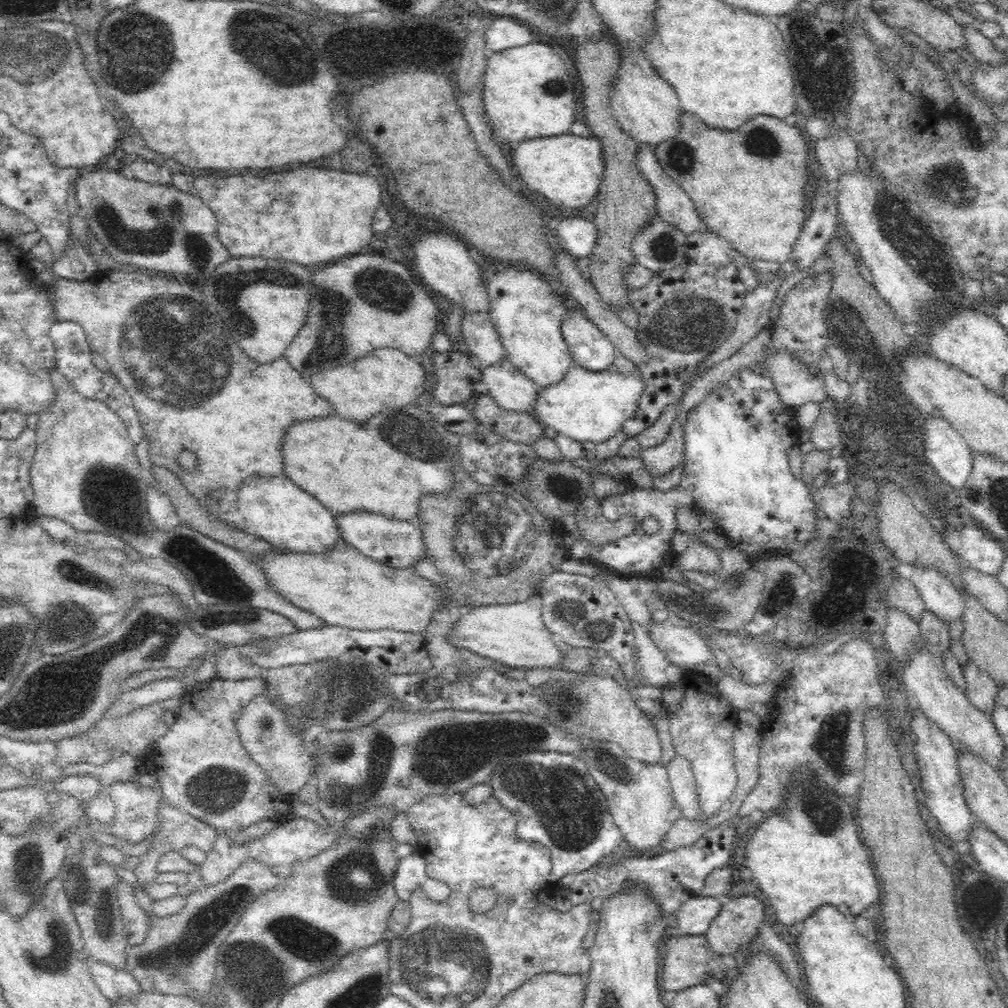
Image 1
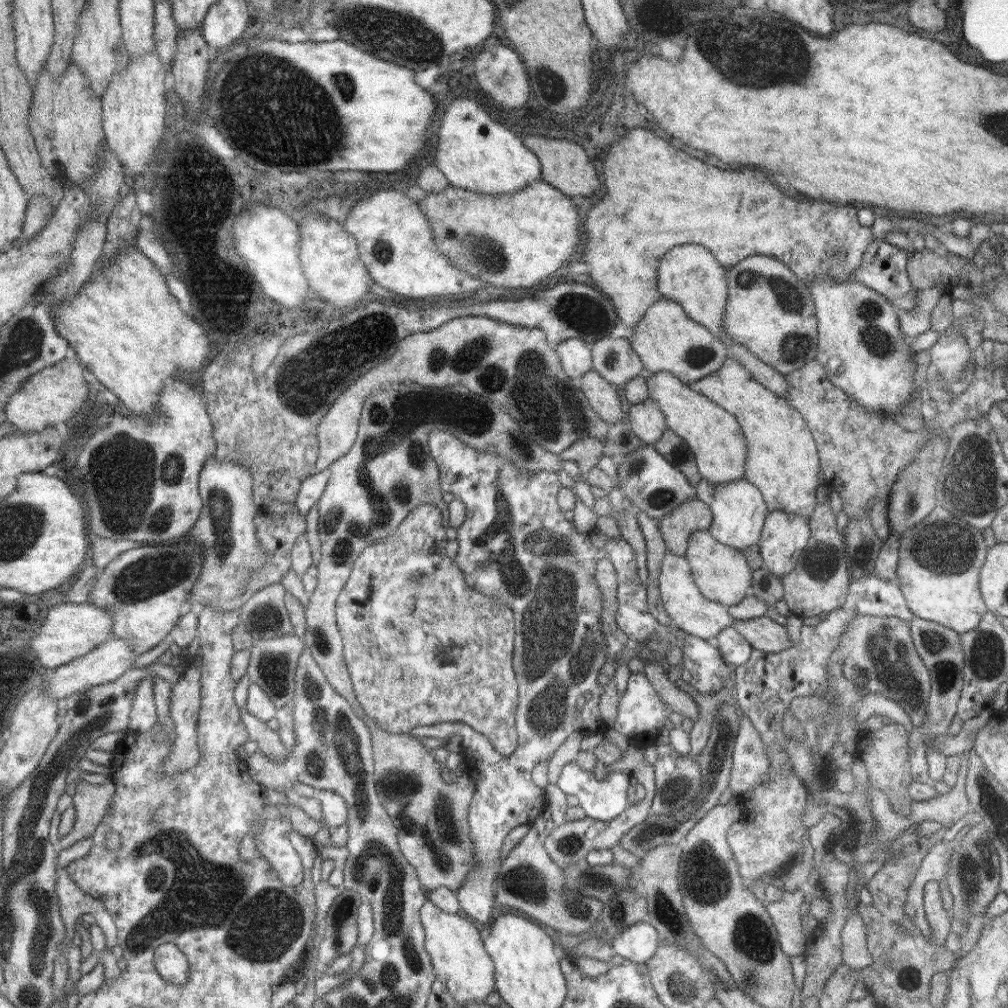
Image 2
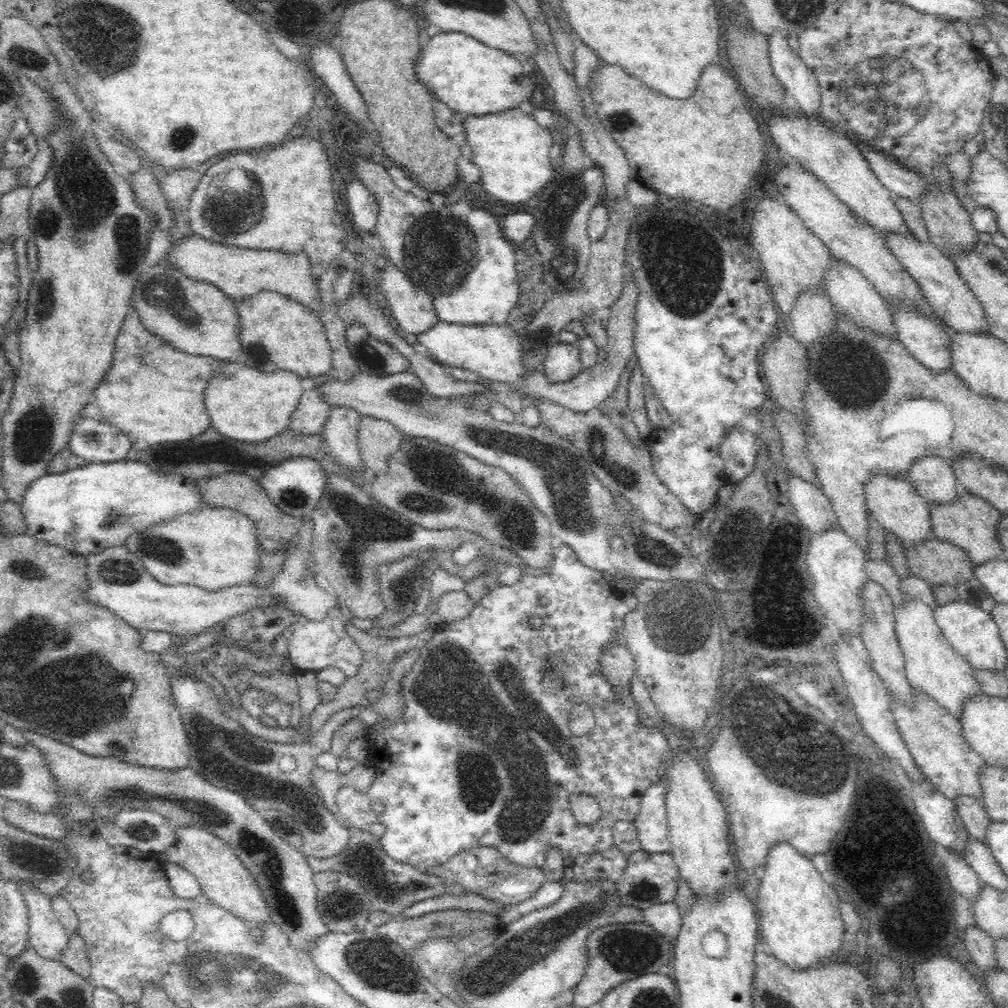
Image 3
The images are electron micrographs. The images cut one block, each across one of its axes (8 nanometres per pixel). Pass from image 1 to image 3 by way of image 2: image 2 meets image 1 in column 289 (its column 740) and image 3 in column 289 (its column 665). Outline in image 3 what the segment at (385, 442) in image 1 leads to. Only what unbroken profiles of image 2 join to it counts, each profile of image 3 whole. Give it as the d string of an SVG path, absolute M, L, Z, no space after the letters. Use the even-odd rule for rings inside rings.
M240 360L224 362L220 372L212 376L212 380L208 380L208 388L204 390L204 406L206 412L210 414L212 428L216 428L224 438L232 438L238 442L254 442L254 444L286 432L292 422L290 416L296 412L300 396L304 394L302 380L304 378L296 376L294 372L258 372L256 368L246 366Z

